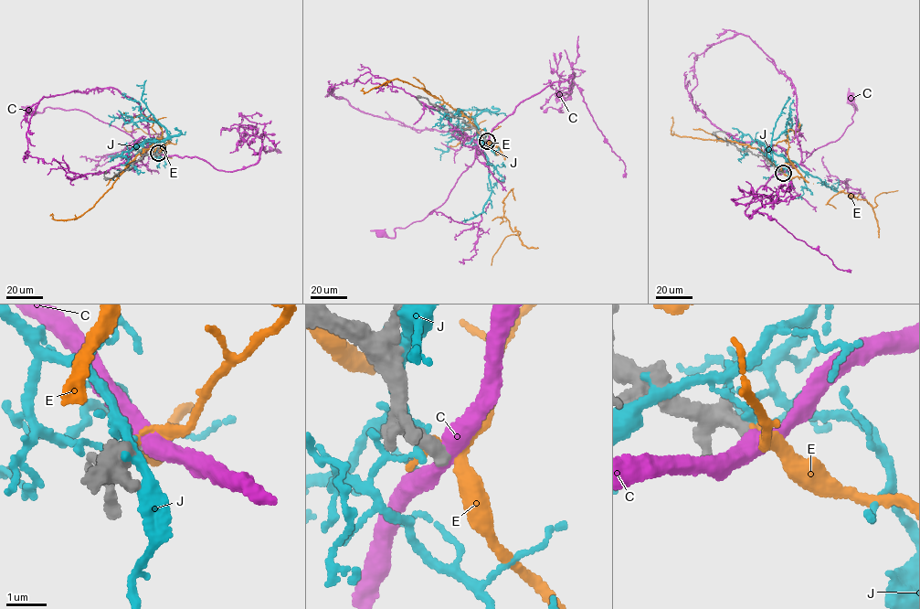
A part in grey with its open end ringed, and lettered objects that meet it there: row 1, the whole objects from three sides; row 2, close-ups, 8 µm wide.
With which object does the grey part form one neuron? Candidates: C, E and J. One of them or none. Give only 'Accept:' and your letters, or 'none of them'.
Accept: none of them

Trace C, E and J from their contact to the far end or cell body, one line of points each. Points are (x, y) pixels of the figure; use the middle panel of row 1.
C: (487, 141), (483, 150), (458, 179), (440, 207), (421, 220), (404, 228), (396, 228), (394, 237), (380, 233)
E: (487, 140), (460, 112), (423, 89), (396, 79), (365, 92), (363, 88)
J: (486, 141), (478, 141), (474, 118), (484, 109), (478, 110), (448, 143), (449, 150), (441, 154), (440, 160)

